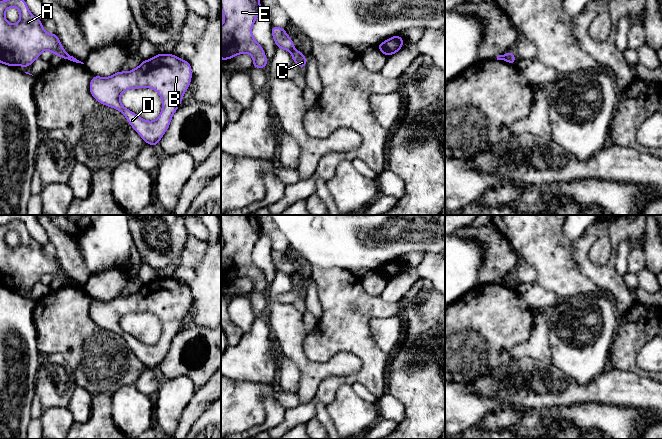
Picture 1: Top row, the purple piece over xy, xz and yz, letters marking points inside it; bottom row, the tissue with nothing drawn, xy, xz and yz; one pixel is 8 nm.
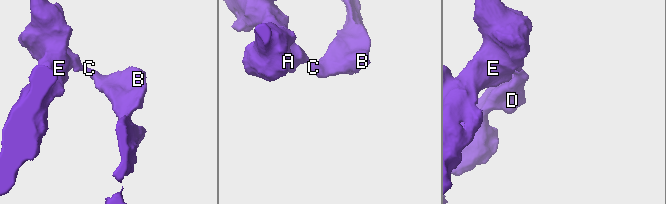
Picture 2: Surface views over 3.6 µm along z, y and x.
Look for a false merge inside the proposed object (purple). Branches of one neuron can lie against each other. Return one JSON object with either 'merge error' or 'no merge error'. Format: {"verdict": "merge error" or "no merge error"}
{"verdict": "merge error"}

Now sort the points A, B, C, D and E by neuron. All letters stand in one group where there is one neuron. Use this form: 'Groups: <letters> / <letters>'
Groups: A E / B C D

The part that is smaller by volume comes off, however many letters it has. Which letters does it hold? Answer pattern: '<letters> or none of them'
B, C, D

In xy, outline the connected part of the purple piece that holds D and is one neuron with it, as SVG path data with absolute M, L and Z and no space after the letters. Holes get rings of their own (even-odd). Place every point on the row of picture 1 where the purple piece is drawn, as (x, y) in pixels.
M158 53L149 60L143 60L137 68L131 71L118 71L110 77L99 77L94 75L90 82L89 91L99 103L120 111L146 144L157 146L158 142L167 131L173 114L179 108L183 95L190 85L191 79L192 72L189 61L180 59L172 53ZM138 88L151 88L160 95L162 110L156 120L146 121L122 105L120 101L121 94L128 89Z

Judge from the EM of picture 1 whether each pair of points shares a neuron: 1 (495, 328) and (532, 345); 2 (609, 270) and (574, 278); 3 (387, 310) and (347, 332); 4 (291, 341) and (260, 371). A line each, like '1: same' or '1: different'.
1: different
2: different
3: same
4: different

